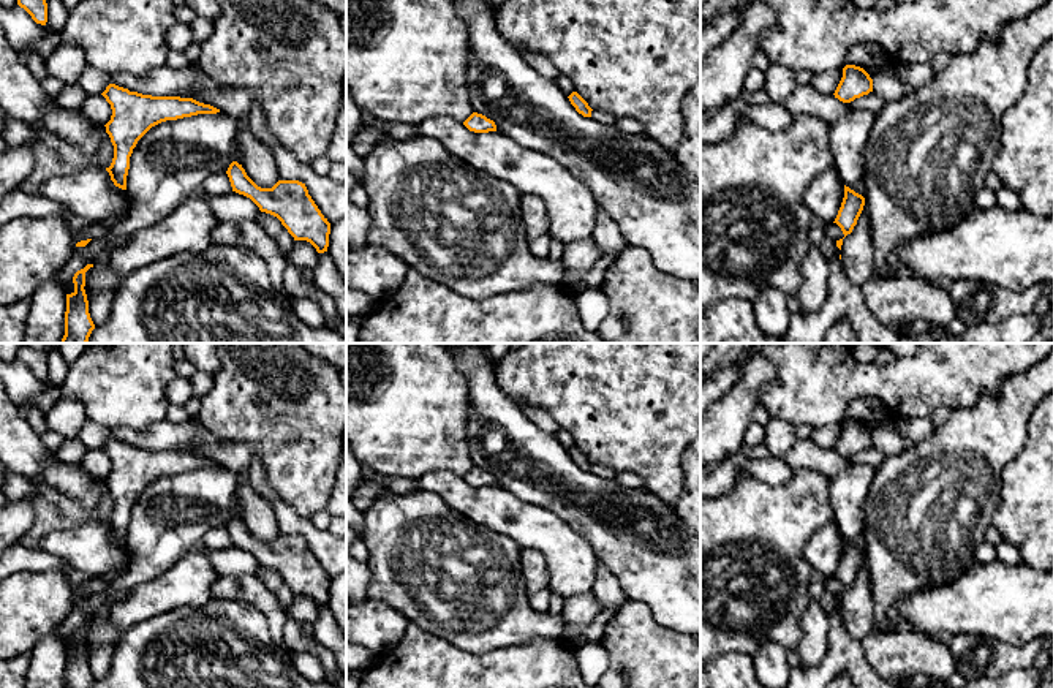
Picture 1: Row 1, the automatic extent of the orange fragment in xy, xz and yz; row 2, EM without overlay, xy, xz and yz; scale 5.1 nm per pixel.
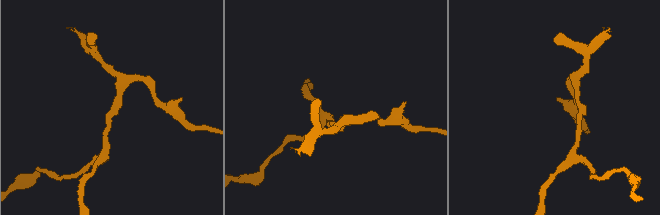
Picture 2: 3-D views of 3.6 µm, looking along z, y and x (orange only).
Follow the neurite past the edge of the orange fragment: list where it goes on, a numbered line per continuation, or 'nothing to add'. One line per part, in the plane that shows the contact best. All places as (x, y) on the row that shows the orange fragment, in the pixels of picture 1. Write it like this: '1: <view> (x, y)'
nothing to add

